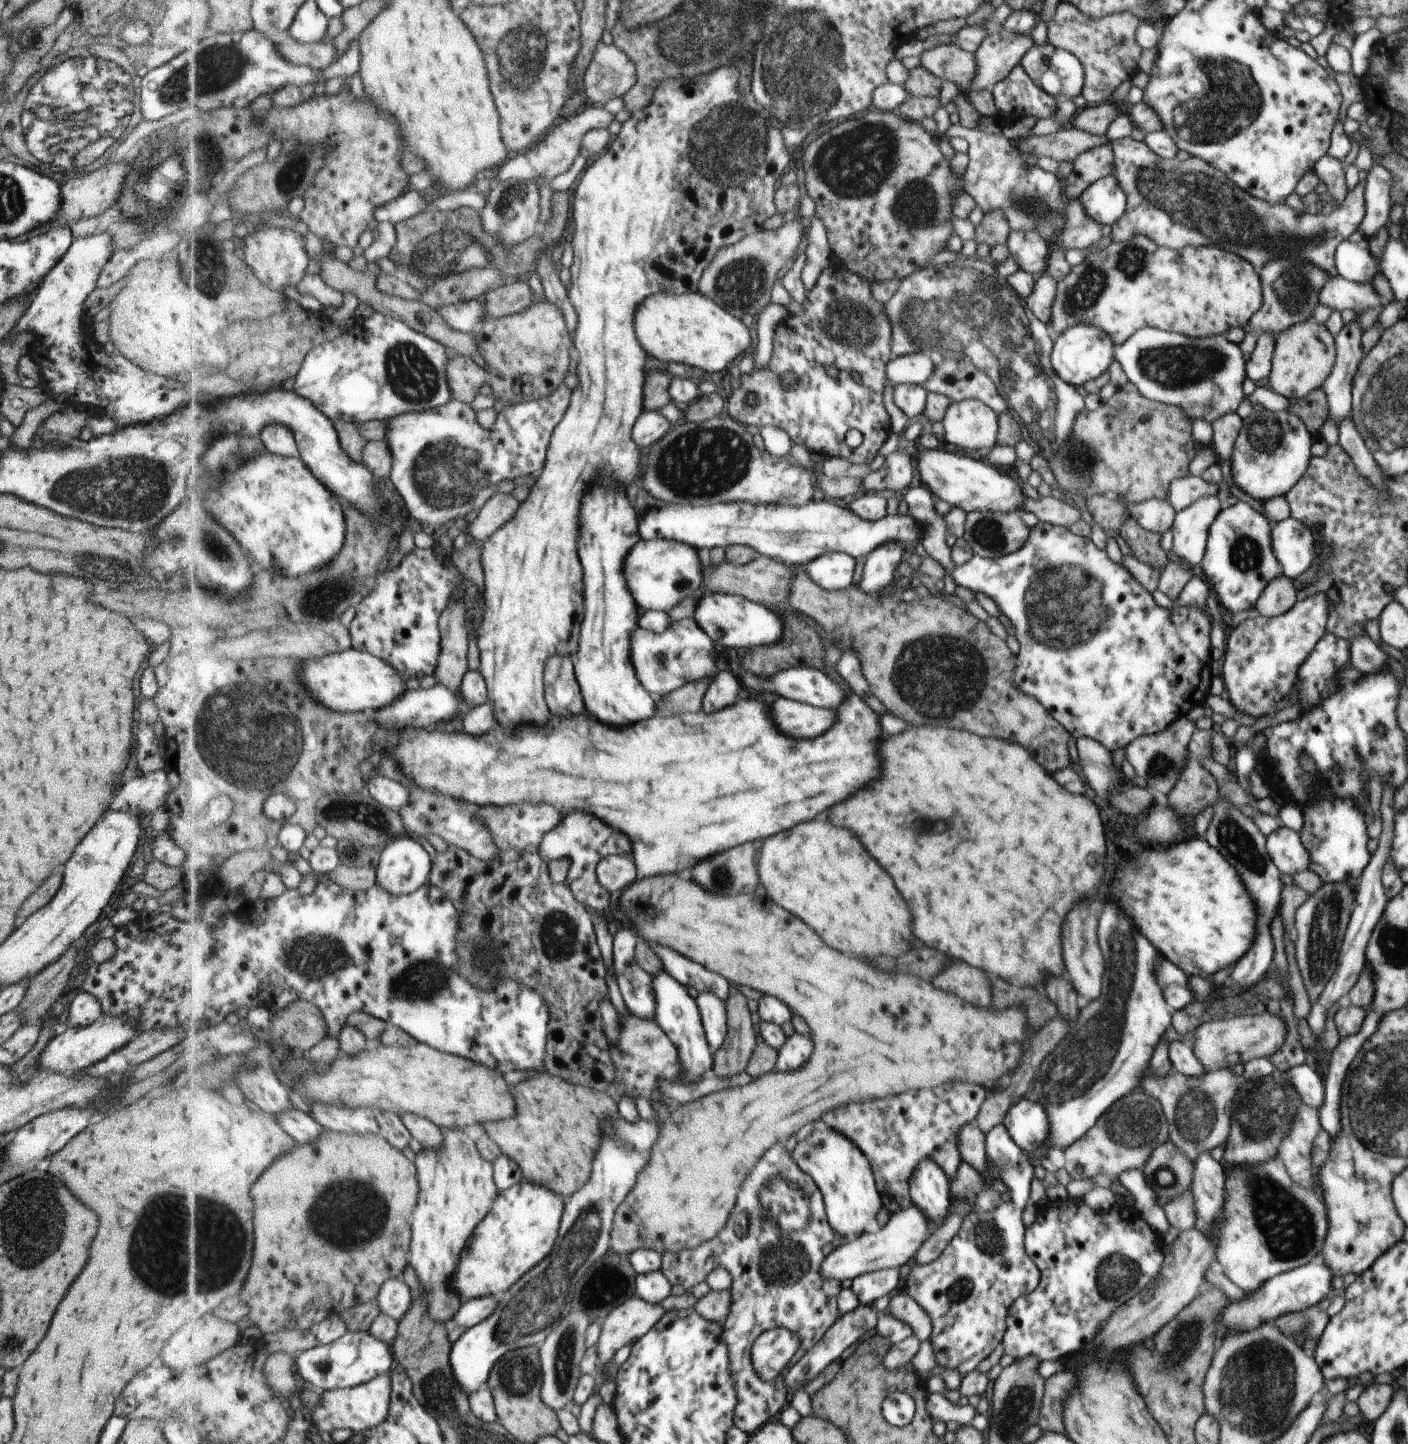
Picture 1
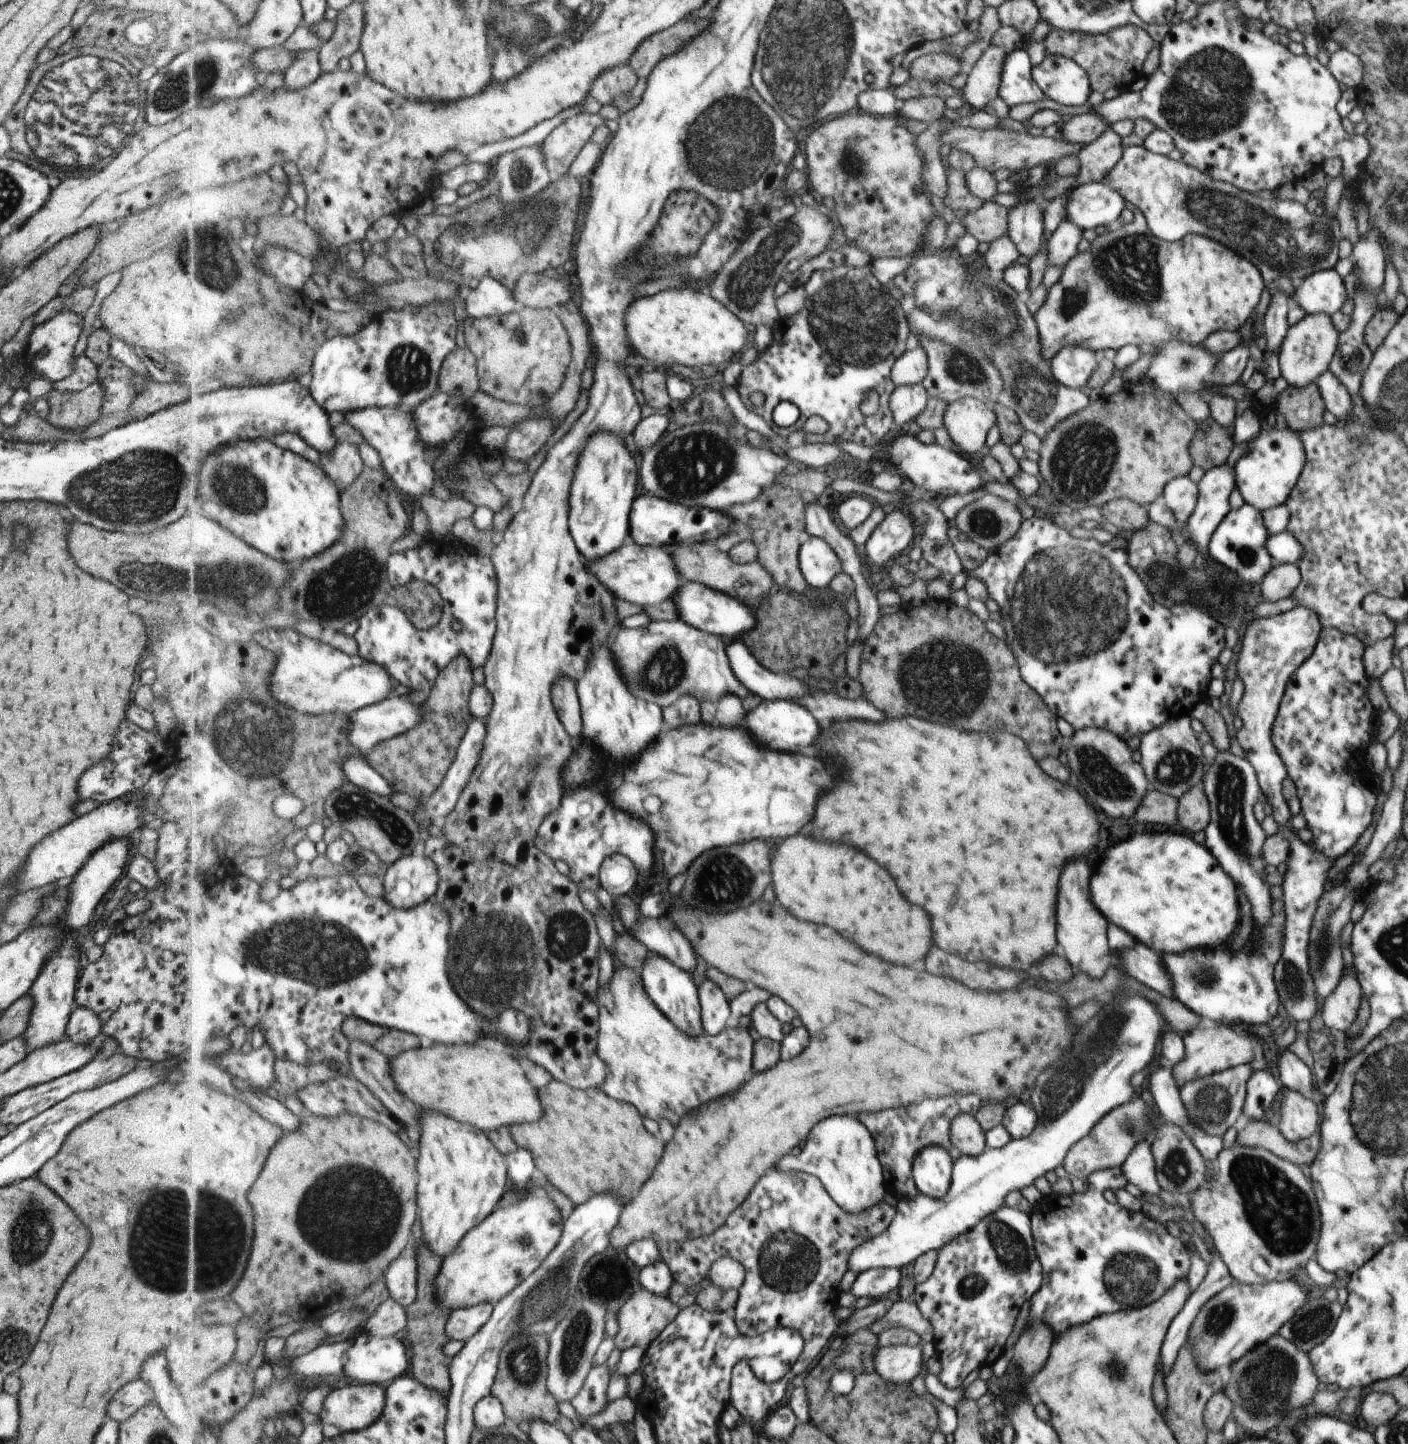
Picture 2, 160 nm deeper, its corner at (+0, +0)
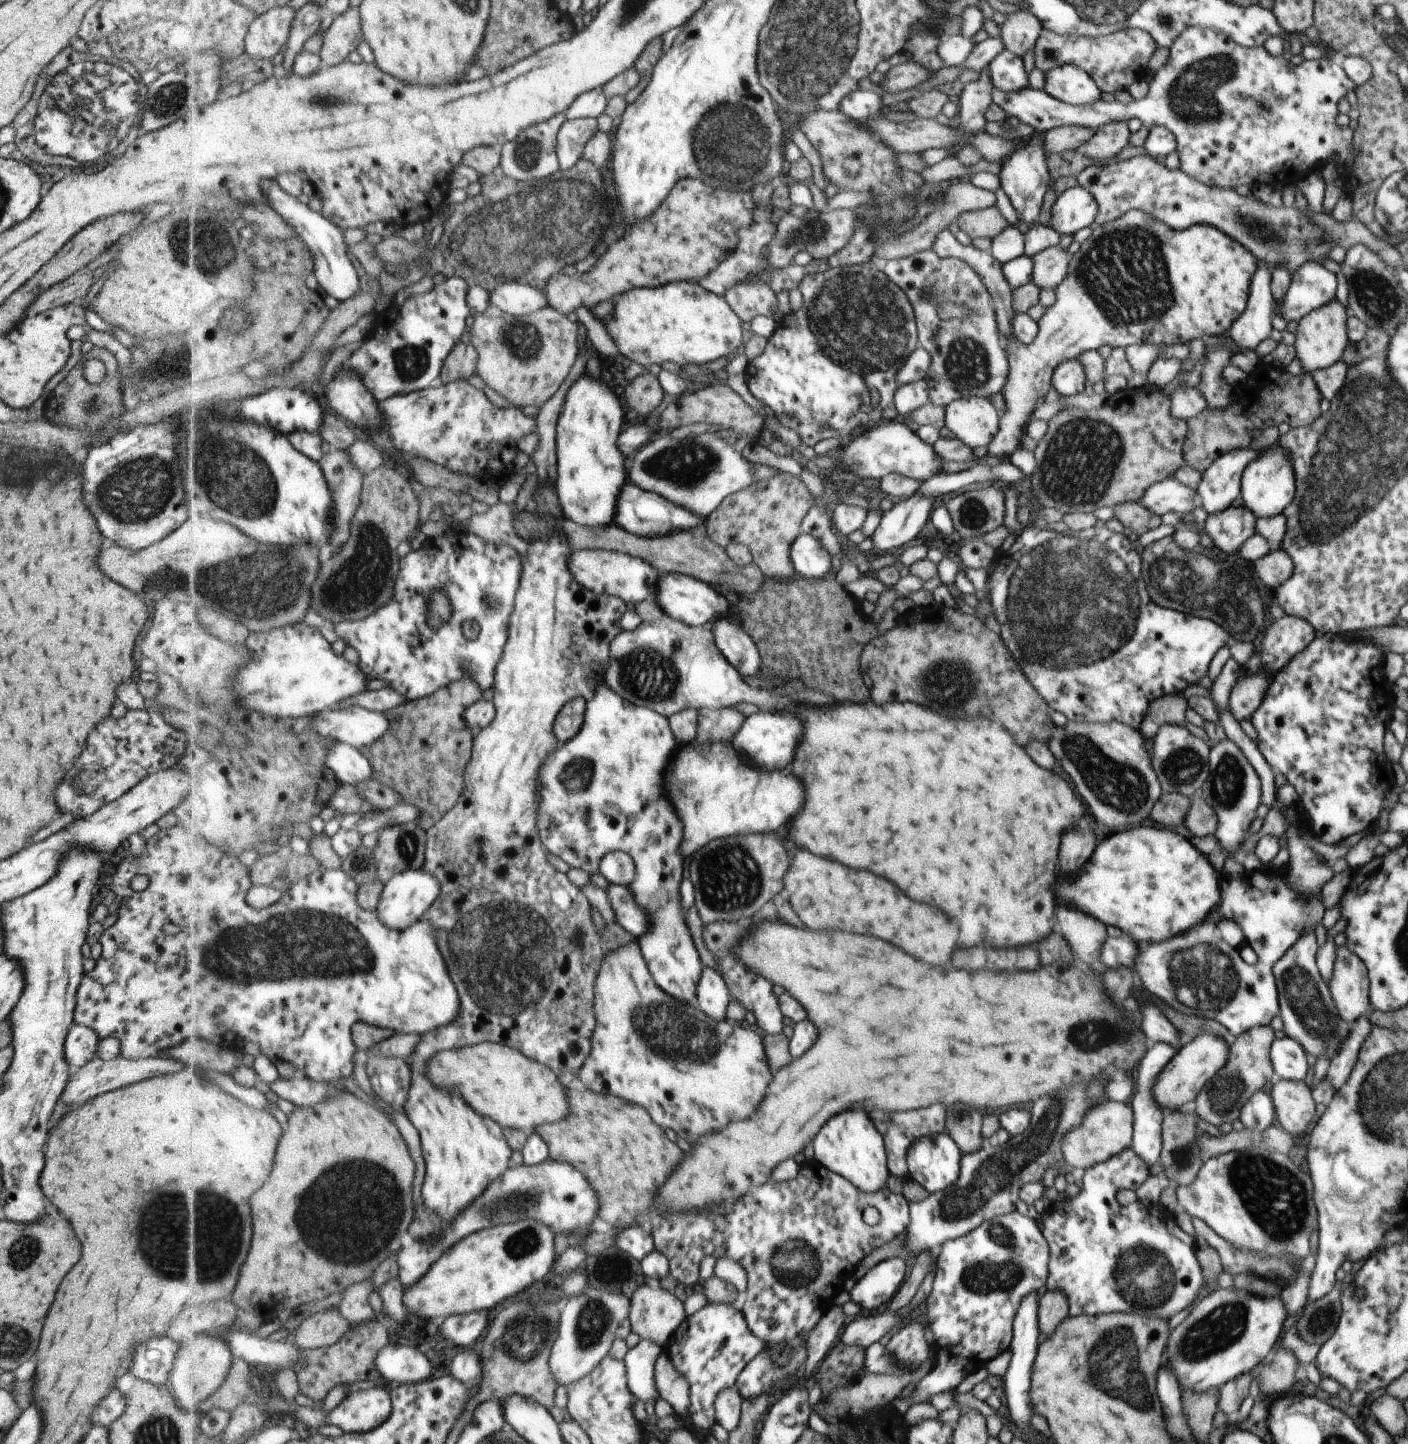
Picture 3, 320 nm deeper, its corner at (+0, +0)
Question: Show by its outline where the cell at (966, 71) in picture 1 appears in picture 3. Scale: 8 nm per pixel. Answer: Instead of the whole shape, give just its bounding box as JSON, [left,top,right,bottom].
[881,60,934,93]

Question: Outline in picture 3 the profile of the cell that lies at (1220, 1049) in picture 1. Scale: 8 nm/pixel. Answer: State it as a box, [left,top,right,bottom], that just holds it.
[1154,1034,1231,1111]

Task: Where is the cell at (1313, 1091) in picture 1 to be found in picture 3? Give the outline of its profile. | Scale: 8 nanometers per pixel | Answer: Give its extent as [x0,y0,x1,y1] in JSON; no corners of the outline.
[1272,1038,1308,1080]

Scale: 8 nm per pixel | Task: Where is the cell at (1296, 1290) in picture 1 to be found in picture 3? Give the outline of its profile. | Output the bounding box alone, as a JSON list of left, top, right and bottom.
[1164,1287,1287,1392]

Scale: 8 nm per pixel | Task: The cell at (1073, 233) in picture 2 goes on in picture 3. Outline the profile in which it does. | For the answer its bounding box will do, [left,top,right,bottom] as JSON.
[1031,242,1070,289]

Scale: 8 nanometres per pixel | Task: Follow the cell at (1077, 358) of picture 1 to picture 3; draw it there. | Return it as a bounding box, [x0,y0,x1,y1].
[1051,359,1089,396]

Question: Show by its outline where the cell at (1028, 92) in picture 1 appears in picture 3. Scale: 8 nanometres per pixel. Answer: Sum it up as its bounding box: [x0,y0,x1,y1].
[988,49,1030,92]

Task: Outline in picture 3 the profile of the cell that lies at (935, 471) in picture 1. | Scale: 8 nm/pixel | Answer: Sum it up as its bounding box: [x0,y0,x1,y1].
[840,421,945,482]

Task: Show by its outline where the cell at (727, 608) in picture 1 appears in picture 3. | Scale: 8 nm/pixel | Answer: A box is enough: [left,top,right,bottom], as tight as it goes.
[654,573,731,627]

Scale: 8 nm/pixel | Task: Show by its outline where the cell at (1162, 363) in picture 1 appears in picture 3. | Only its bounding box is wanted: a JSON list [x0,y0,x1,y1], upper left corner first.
[1228,262,1275,354]

